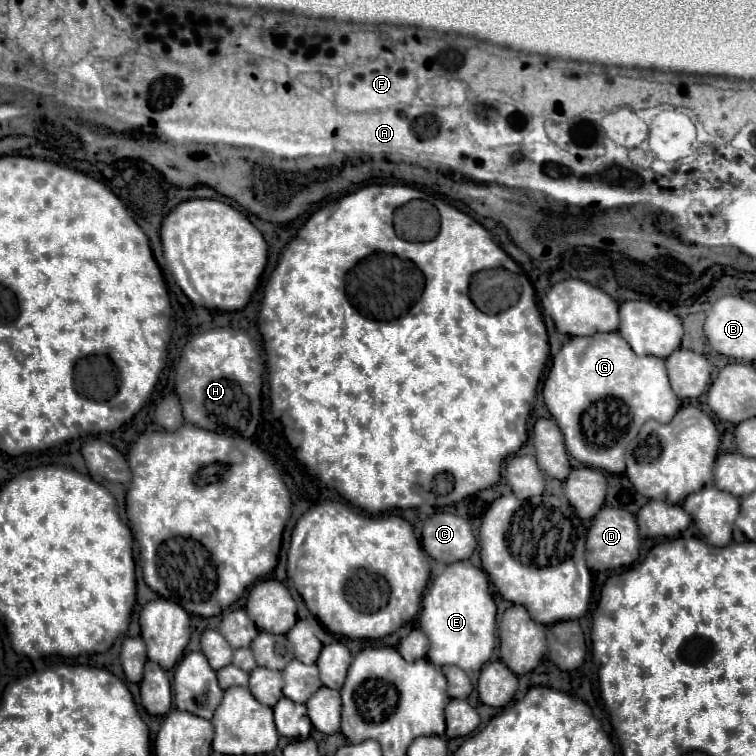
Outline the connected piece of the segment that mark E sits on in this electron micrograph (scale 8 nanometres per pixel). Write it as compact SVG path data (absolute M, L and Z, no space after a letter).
M470 562L448 564L446 570L432 582L428 592L424 594L422 614L420 614L420 630L430 640L428 660L432 664L436 664L436 666L454 664L454 666L462 668L464 672L480 670L490 660L497 643L497 637L494 636L494 632L496 632L496 604L492 600L490 586L488 586L488 576L484 574L484 570L472 566Z

